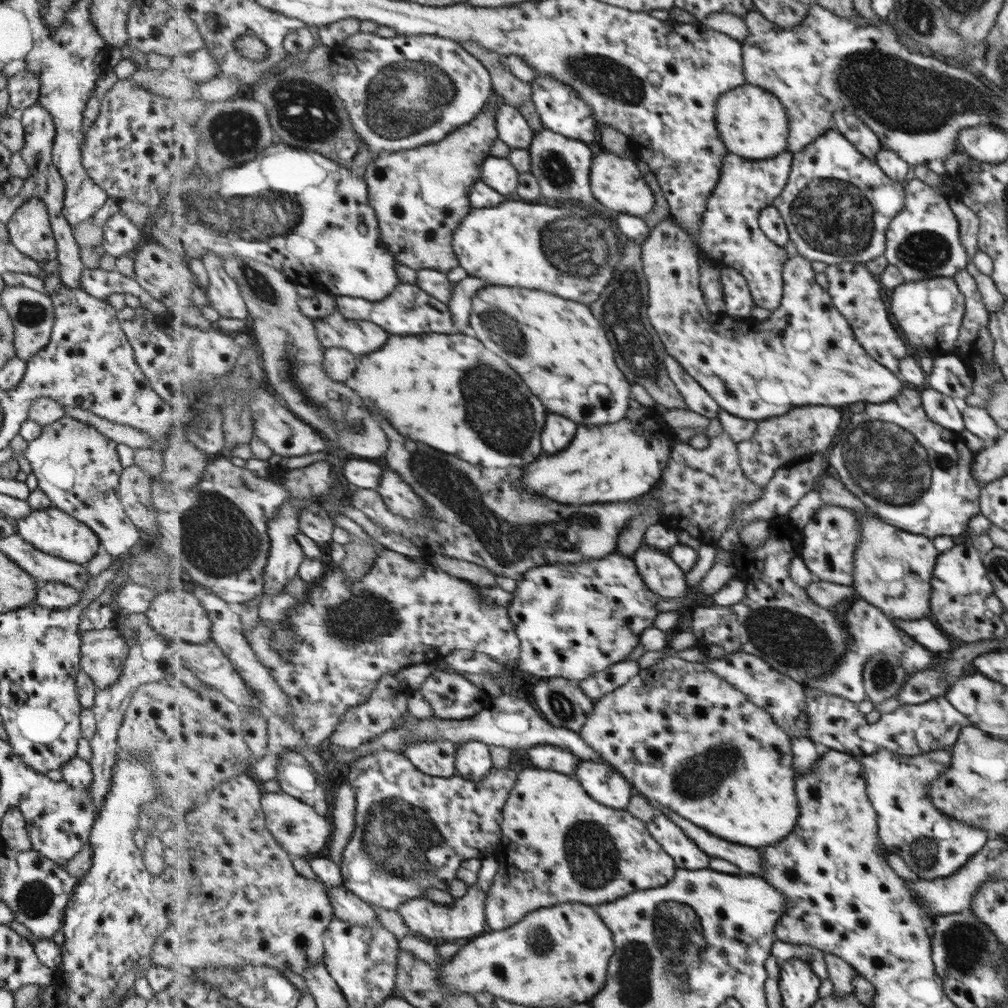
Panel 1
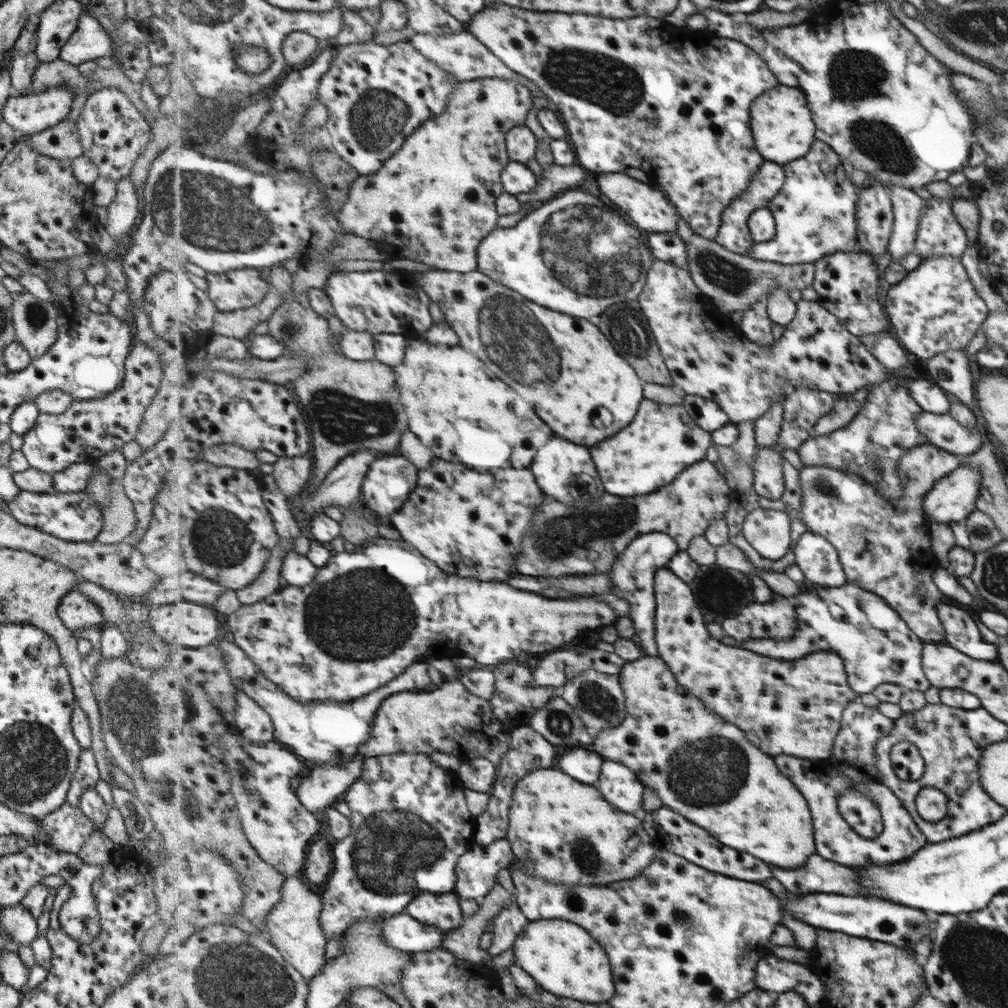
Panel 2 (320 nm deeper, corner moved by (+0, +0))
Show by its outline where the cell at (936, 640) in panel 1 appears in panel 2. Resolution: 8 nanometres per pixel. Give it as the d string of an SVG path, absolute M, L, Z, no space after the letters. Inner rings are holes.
M937 604L937 616L942 624L943 644L975 660L997 659L996 647L983 642L973 618L962 609L948 604Z

